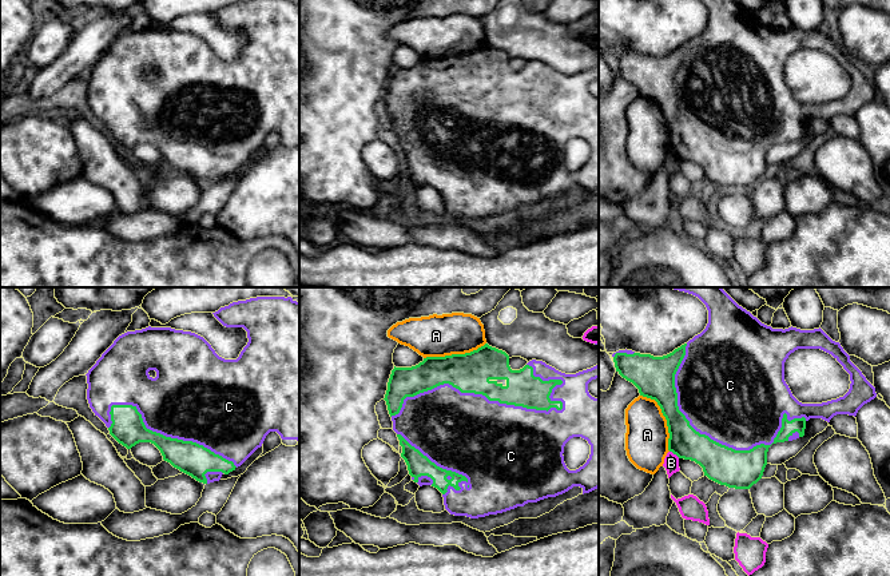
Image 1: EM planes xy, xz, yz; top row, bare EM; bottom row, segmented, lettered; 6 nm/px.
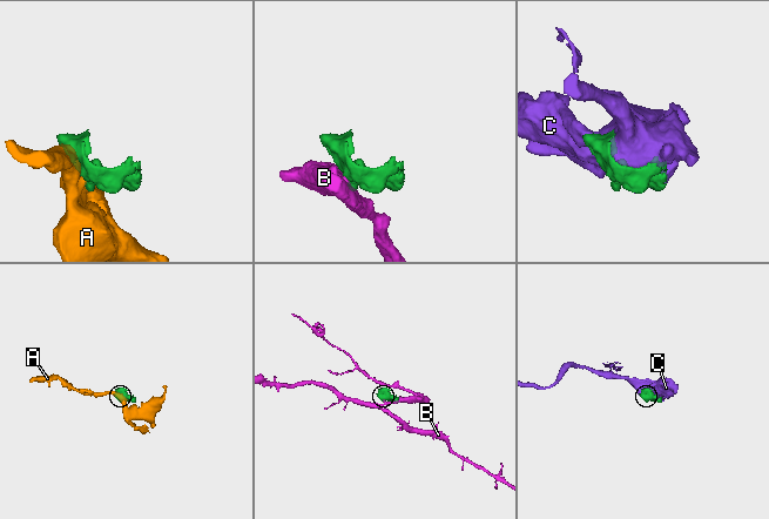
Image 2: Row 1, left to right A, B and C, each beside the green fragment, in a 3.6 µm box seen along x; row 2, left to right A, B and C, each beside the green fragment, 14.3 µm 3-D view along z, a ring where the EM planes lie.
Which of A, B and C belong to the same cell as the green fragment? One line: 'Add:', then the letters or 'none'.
Add: C

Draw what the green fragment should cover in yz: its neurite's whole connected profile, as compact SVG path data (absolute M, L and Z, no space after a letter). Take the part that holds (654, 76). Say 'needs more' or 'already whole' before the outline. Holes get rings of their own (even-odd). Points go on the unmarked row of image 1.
needs more; M700 0L708 11L706 29L687 44L663 57L619 51L612 55L616 72L632 83L640 96L655 100L667 120L668 151L679 159L691 160L703 168L710 180L735 190L750 190L756 184L767 166L767 152L772 144L792 142L804 136L810 119L827 123L837 115L857 116L858 111L877 98L875 88L850 61L839 43L833 41L821 28L800 31L796 28L772 29L762 24L734 0ZM798 49L821 49L831 55L850 75L849 92L837 100L822 104L802 104L784 82L784 63Z

